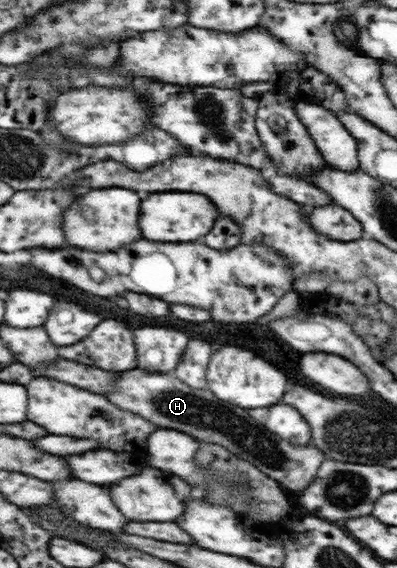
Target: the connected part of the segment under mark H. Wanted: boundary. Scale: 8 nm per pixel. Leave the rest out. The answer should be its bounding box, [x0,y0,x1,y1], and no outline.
[107,368,327,492]

